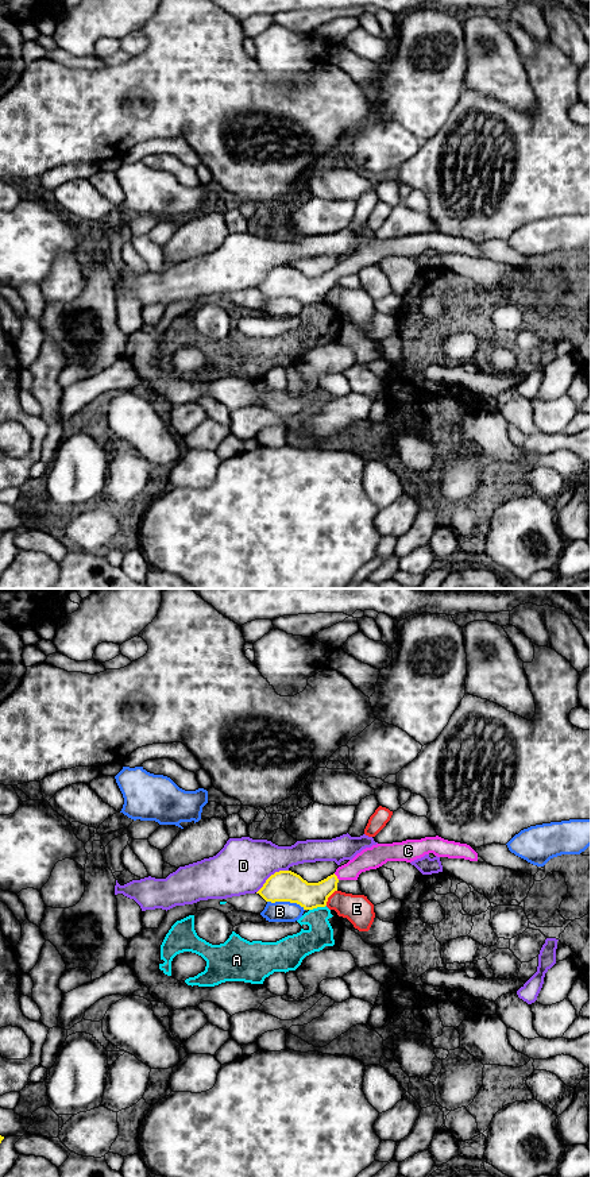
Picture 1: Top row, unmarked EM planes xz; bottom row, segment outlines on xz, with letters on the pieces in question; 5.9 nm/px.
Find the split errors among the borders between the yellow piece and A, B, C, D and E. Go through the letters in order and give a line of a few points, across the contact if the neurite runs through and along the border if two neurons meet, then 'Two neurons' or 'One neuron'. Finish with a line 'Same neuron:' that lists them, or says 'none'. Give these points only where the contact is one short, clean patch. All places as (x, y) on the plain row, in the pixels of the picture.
A: Two neurons
B: Two neurons
C: Line: xz (309, 290), (321, 286), (336, 271), (373, 253). One neuron
D: Two neurons
E: Line: xz (336, 285), (325, 300). Two neurons
Same neuron: C

